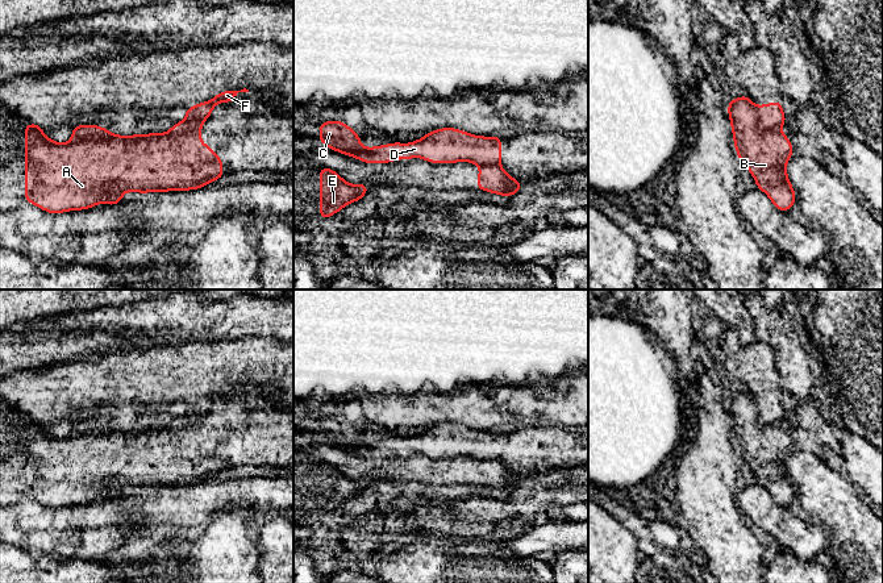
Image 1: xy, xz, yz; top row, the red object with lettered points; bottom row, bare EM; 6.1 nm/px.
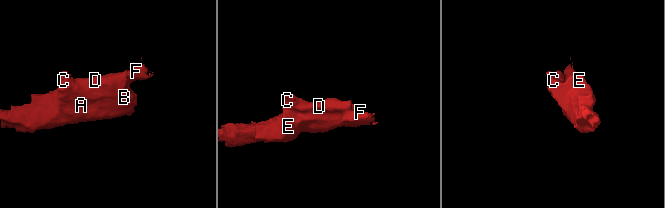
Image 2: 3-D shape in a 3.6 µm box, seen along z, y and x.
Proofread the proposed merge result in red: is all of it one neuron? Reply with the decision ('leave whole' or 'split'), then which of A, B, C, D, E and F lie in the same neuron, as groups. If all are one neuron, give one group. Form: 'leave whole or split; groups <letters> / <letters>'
split; groups A B C D E / F

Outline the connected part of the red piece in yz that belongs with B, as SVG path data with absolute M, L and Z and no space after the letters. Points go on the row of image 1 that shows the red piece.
M749 96L729 100L728 113L740 163L750 171L757 188L770 197L774 207L788 212L796 201L787 176L787 161L794 155L791 141L780 129L758 128L755 105Z

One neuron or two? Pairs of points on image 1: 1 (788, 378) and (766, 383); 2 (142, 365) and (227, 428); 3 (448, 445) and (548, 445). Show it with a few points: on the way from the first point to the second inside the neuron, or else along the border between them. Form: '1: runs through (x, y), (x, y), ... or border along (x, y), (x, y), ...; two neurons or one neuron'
1: border along (771, 350), (775, 358), (778, 386), (783, 391); two neurons
2: border along (232, 395), (219, 398), (205, 415); two neurons
3: runs through (473, 445), (523, 448); one neuron

